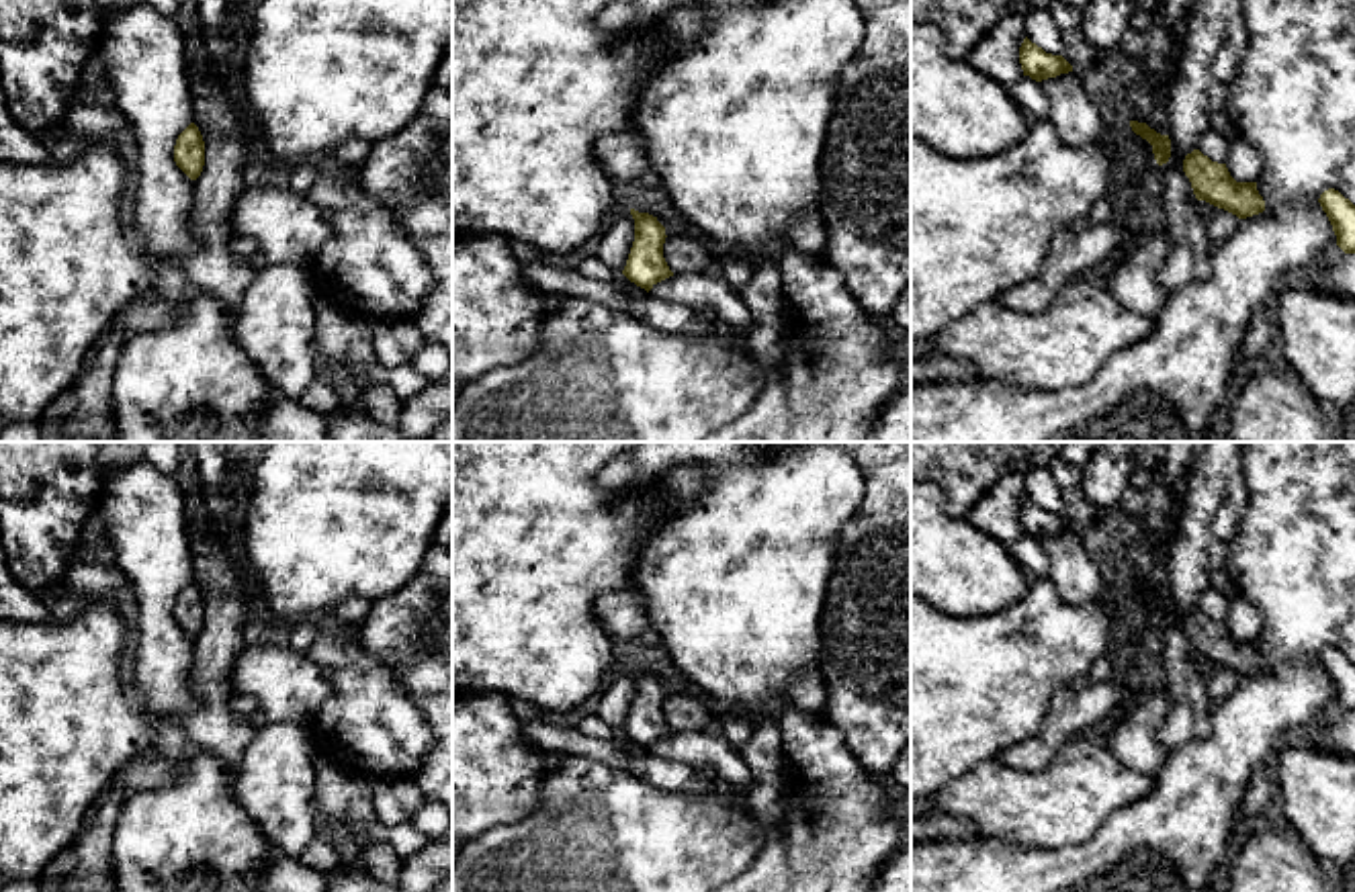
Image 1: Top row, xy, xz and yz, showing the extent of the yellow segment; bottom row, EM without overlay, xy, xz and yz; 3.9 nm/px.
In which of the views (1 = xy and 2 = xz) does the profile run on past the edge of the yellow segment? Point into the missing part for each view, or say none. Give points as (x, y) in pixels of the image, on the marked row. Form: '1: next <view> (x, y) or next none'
1: next none
2: next none

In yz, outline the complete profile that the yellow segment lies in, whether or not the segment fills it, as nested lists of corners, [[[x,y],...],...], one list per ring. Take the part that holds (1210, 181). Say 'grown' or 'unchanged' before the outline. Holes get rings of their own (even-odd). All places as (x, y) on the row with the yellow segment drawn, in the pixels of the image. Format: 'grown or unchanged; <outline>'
unchanged; [[[1199,149],[1185,155],[1183,172],[1197,200],[1224,209],[1238,219],[1265,211],[1265,200],[1257,190],[1257,182],[1236,182],[1226,164],[1212,162]]]

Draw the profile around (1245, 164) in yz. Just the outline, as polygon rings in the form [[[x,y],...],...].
[[[1240,137],[1228,141],[1226,168],[1236,182],[1257,182],[1263,170],[1263,160],[1255,147]]]

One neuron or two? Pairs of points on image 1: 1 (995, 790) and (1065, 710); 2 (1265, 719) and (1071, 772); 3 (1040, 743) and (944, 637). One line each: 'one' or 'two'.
1: two
2: two
3: two

